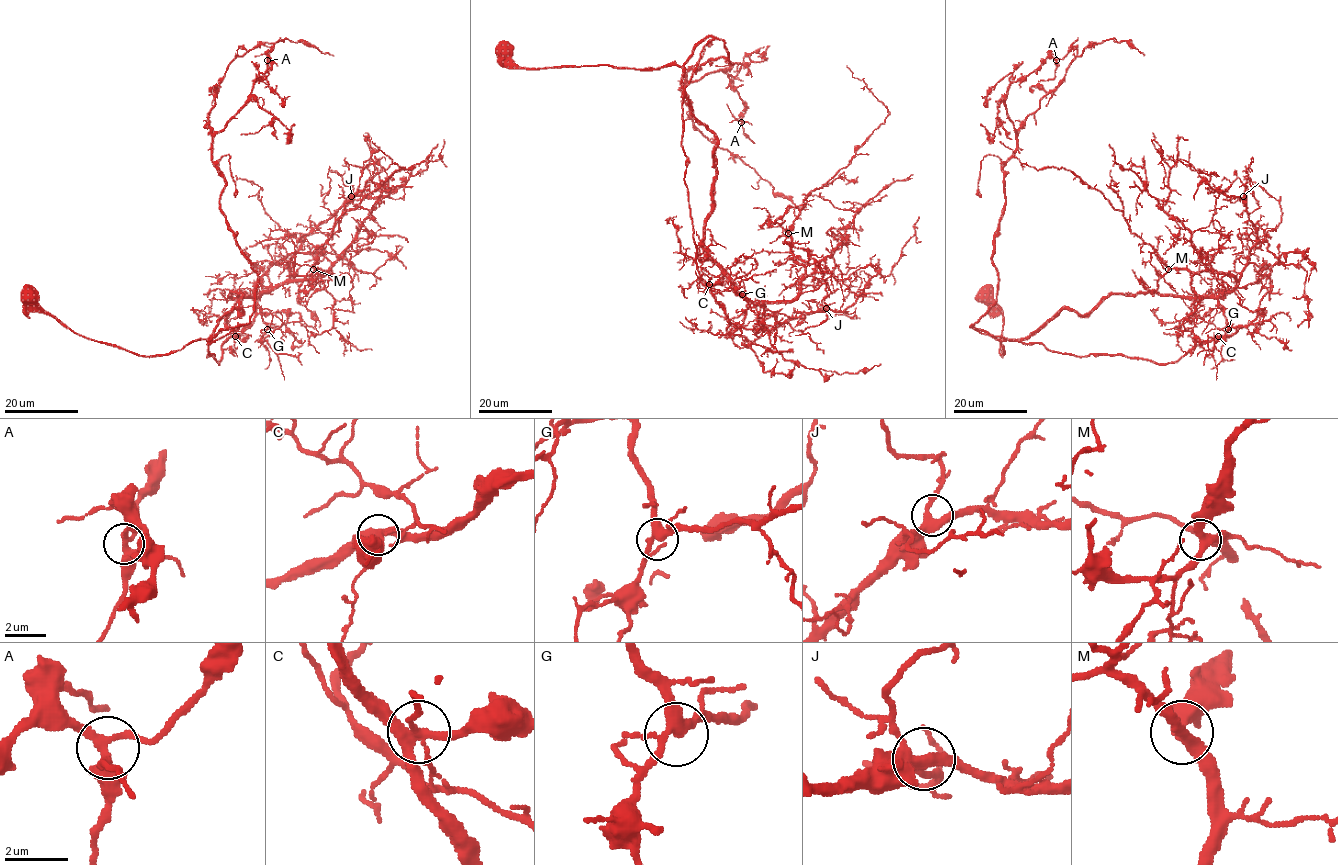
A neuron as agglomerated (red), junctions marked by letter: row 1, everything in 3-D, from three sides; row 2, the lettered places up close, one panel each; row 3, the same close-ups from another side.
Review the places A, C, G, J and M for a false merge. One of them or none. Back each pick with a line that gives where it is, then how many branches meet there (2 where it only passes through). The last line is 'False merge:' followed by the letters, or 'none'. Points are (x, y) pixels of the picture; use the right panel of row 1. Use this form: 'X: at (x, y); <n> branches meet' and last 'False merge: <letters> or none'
False merge: none

